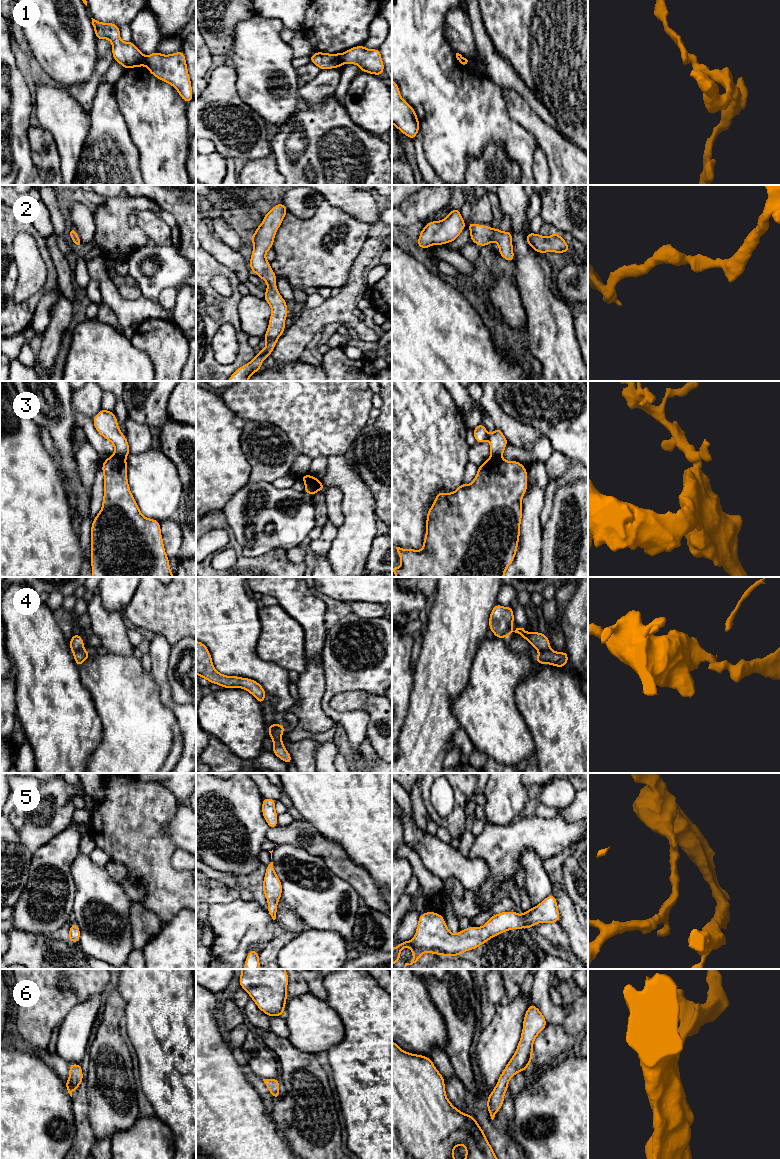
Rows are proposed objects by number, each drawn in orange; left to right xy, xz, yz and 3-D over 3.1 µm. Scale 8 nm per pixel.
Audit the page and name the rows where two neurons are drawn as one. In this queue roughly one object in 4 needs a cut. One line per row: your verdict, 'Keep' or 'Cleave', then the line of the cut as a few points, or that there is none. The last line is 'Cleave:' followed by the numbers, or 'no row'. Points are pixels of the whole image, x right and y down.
1: Cleave. Split along xy (144, 57), (145, 64)
2: Keep. No split
3: Cleave. Split along xy (114, 453), (124, 458)
4: Cleave. Split along yz (549, 648), (539, 651)
5: Keep. No split
6: Keep. No split
Cleave: 1, 3, 4

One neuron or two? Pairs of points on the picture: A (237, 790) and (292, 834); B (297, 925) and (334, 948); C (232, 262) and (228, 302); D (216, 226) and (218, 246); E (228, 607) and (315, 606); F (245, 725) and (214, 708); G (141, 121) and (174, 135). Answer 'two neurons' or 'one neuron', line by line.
A: two neurons
B: two neurons
C: two neurons
D: two neurons
E: two neurons
F: one neuron
G: one neuron

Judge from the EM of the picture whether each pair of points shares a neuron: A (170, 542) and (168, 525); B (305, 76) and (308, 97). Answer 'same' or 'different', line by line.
A: same
B: different

